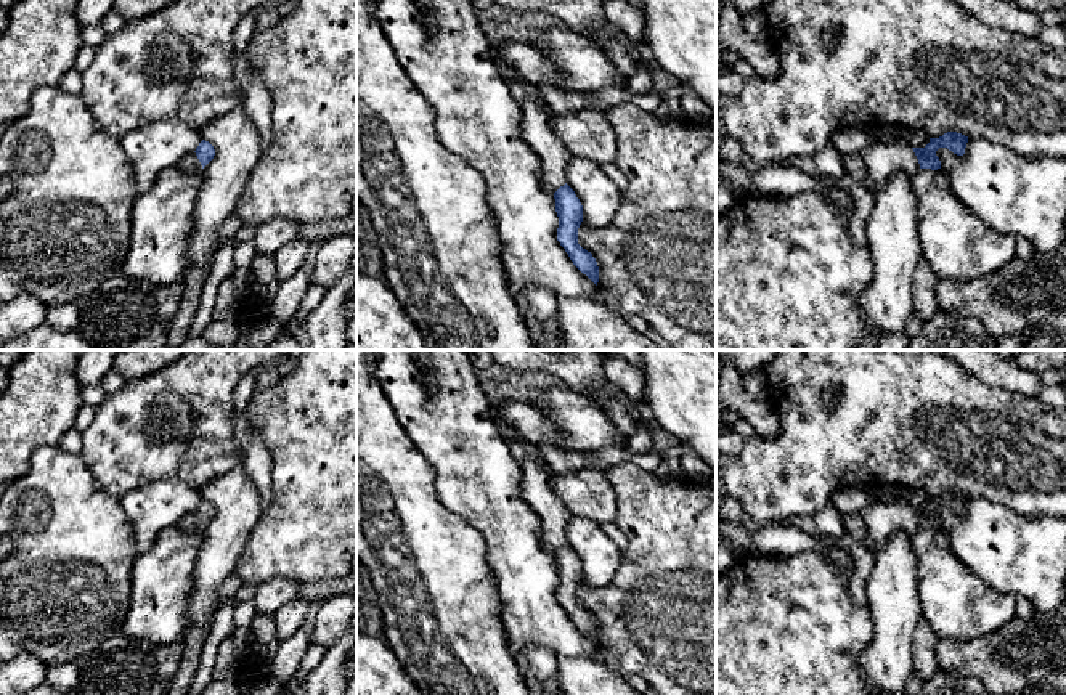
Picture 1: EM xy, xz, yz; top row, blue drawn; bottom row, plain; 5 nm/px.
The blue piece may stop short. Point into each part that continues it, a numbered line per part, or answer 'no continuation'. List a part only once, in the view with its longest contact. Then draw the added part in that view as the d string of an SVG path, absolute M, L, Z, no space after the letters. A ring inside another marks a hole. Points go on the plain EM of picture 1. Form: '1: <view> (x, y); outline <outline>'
1: yz (880, 517); outline M873 499L861 515L875 552L885 546L893 531L904 531L913 536L920 530L918 518L905 501L894 502Z

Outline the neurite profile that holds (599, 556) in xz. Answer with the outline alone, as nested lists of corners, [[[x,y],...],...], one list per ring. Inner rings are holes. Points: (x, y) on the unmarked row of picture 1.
[[[572,517],[564,534],[583,565],[583,581],[591,587],[608,584],[618,570],[621,549],[604,526],[589,518]]]

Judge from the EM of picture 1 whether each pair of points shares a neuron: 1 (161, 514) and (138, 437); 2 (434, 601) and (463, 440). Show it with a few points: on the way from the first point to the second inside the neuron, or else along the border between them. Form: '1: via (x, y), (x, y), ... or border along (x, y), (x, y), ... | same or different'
1: border along (190, 485), (180, 480), (153, 480), (119, 498) | different
2: border along (435, 477), (437, 498), (480, 535) | different

